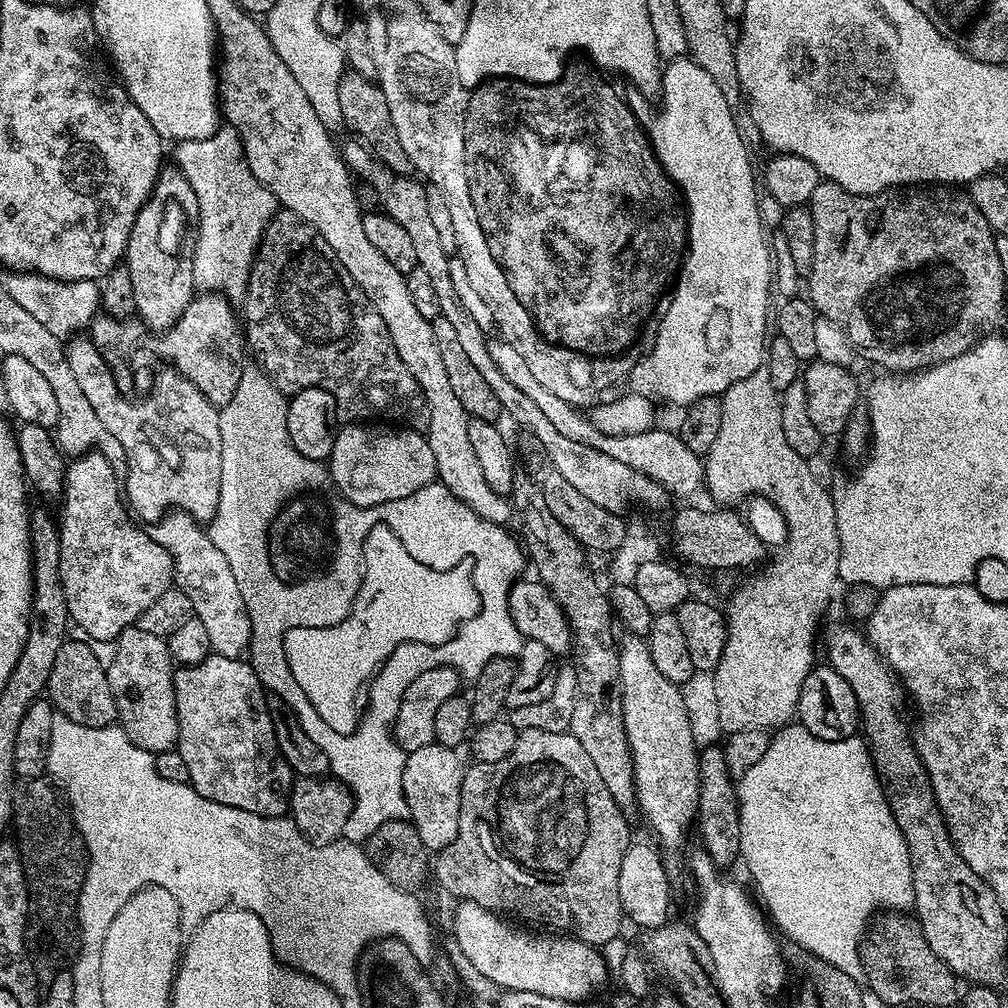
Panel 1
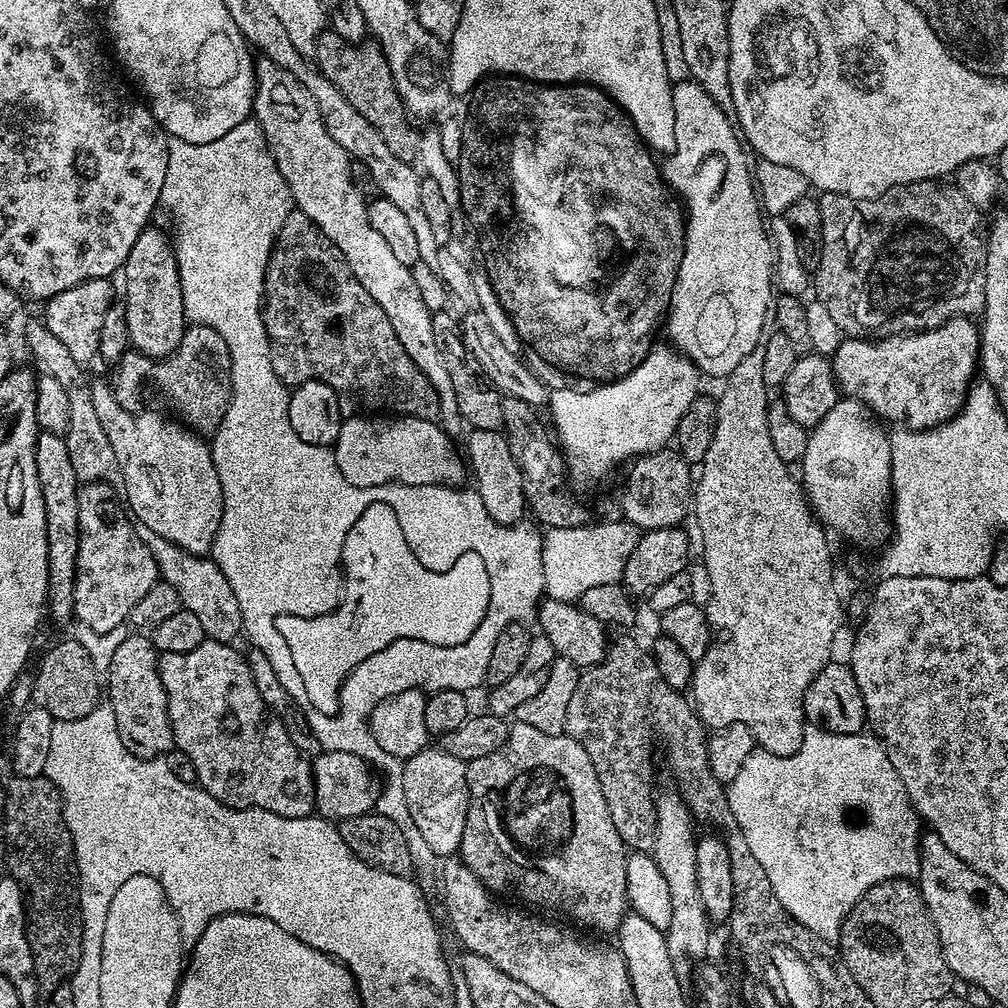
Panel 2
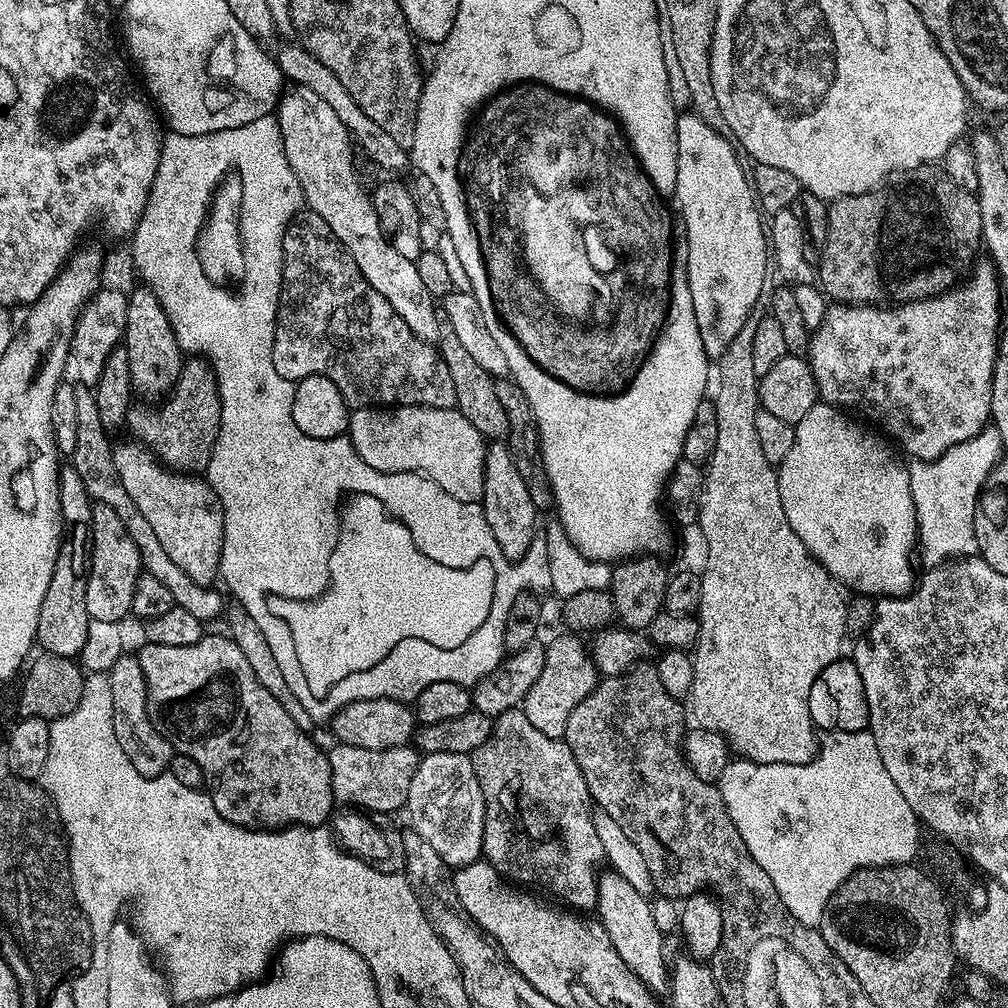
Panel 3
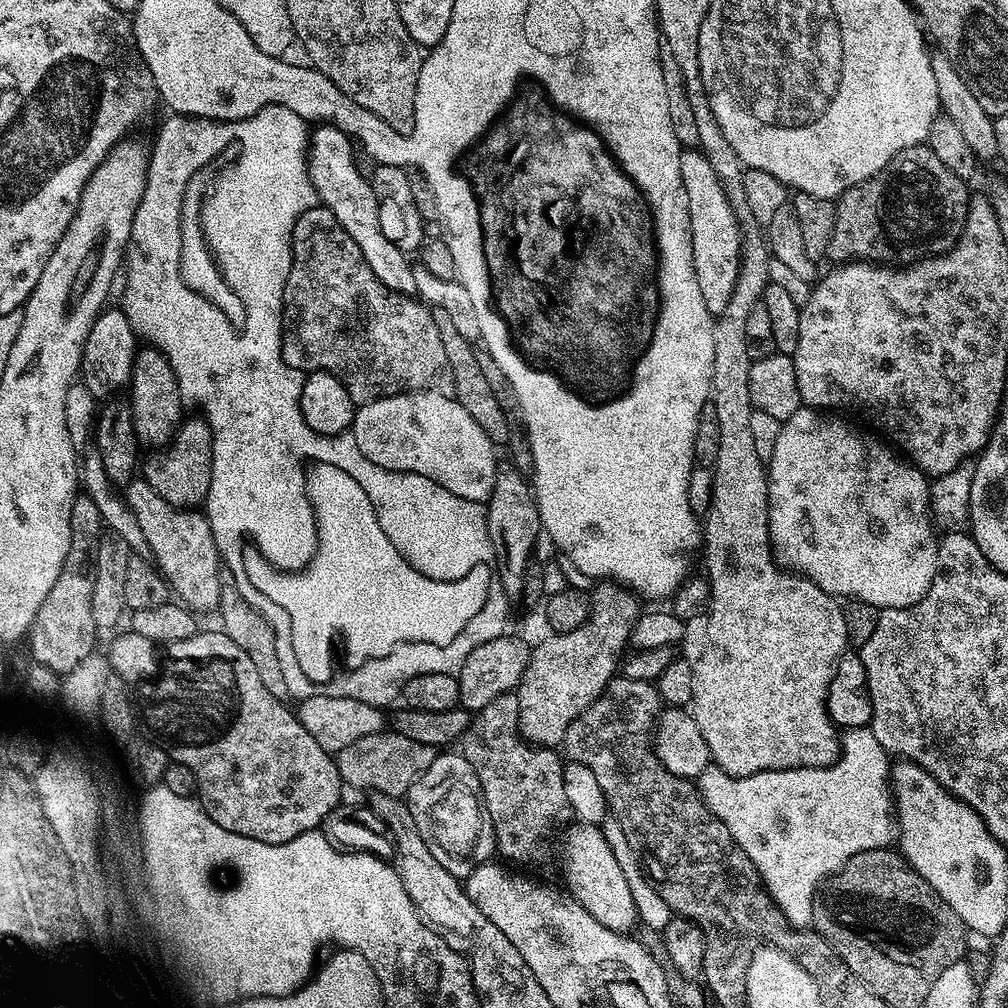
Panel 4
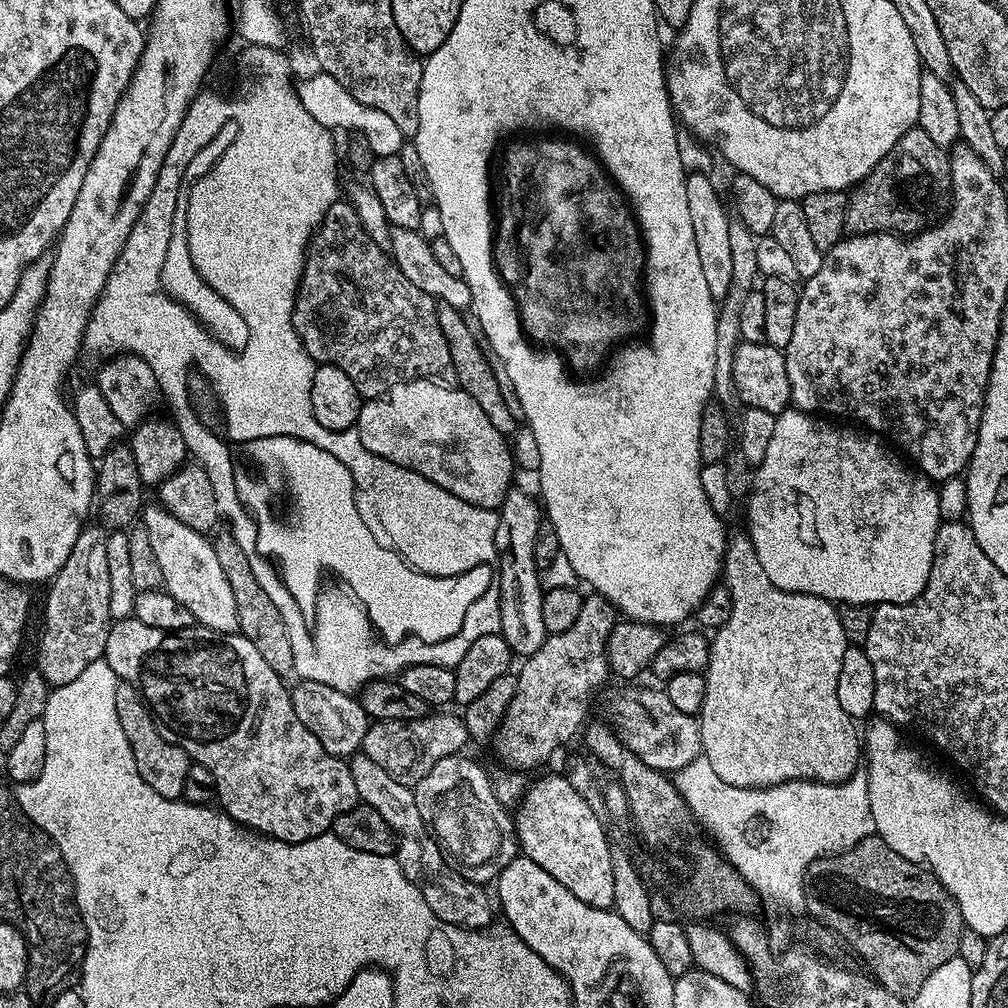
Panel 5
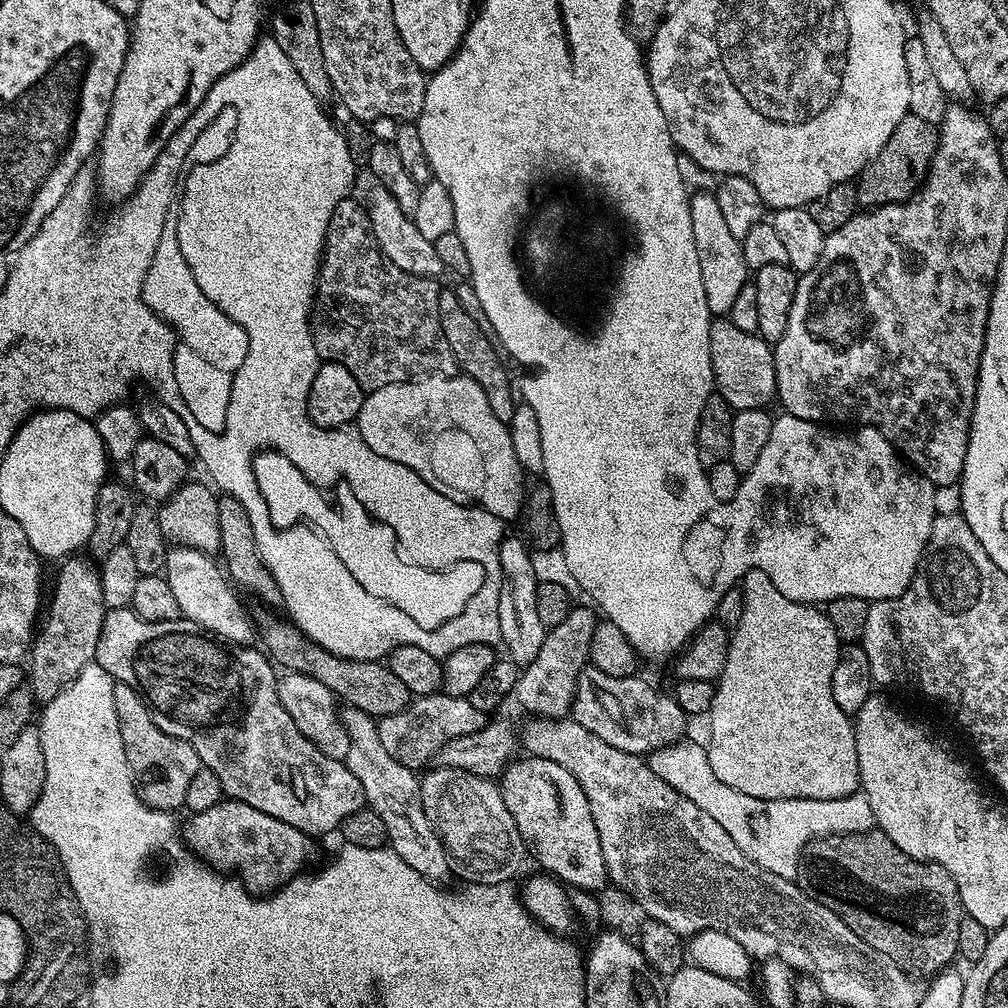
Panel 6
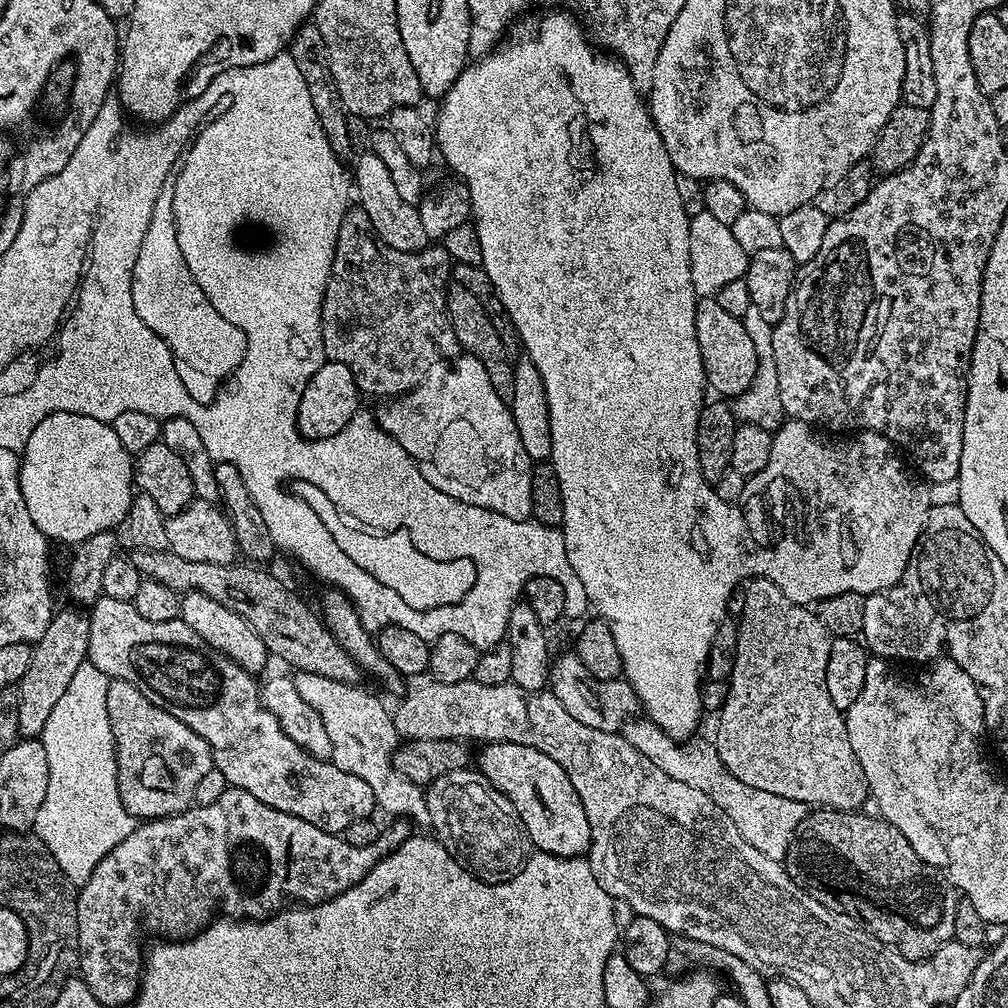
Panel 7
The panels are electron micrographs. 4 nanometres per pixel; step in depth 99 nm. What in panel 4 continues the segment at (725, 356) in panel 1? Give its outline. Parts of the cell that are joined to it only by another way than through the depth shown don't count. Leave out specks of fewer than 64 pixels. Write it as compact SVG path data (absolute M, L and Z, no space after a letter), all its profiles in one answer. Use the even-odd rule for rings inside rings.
M684 150L680 153L682 162L682 183L686 186L686 198L690 202L690 230L694 238L694 270L698 274L698 286L702 289L702 298L713 314L723 314L734 286L740 280L740 253L742 251L742 233L740 219L734 214L730 198L710 162L710 158L700 150Z

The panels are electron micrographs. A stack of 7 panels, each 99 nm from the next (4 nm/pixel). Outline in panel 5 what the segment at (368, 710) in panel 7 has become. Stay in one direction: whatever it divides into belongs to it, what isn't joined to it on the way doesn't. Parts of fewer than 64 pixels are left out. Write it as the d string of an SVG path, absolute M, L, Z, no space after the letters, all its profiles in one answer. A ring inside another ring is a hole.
M353 755L350 767L360 800L374 806L374 810L378 810L378 814L386 818L386 822L392 828L393 837L398 841L394 855L400 861L400 869L419 886L422 898L426 898L430 910L434 910L437 918L447 924L456 924L459 928L469 930L487 929L488 923L492 920L493 897L488 897L484 893L485 885L462 878L446 862L435 838L428 833L428 827L422 822L422 814L418 814L415 791L409 785L398 782L390 774L386 774L386 770L378 766L378 762L370 762L366 755Z

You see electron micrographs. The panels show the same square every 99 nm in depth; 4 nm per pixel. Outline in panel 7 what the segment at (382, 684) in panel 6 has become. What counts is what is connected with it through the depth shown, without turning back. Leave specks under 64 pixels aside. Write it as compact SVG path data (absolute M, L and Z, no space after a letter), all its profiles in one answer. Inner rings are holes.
M135 550L131 553L134 566L138 566L141 577L154 582L162 582L162 586L170 586L170 590L179 592L201 592L206 598L214 598L214 602L222 602L226 610L234 610L262 638L262 642L268 647L269 653L288 664L293 664L293 669L309 672L310 674L322 674L326 678L334 678L338 682L359 685L362 680L360 667L338 646L334 634L324 624L323 619L315 611L308 609L307 604L296 592L291 592L276 576L267 572L267 567L253 566L248 562L237 562L234 564L215 564L214 562L186 562L186 558L178 558L173 552L159 552L158 550Z

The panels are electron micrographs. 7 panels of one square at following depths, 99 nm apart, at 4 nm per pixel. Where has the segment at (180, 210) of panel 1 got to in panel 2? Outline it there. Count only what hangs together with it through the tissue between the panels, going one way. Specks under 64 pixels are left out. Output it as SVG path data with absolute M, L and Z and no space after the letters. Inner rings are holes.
M149 226L142 234L138 234L138 242L134 242L134 247L130 249L130 254L124 263L123 276L124 297L122 297L122 303L126 310L126 326L130 326L130 345L135 351L141 352L143 356L149 356L152 360L165 360L167 356L178 350L186 327L176 249L165 229L163 232L160 228Z

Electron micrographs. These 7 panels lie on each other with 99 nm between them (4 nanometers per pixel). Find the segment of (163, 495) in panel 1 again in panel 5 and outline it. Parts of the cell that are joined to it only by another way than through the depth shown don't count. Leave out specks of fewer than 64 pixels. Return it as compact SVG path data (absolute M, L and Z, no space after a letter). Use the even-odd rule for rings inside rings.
M159 503L150 504L143 509L142 526L150 534L150 547L158 558L158 566L162 566L166 591L194 614L199 627L217 634L239 633L238 602L234 602L234 590L230 590L226 570L218 563L215 543L205 533L190 530L186 522L178 522Z

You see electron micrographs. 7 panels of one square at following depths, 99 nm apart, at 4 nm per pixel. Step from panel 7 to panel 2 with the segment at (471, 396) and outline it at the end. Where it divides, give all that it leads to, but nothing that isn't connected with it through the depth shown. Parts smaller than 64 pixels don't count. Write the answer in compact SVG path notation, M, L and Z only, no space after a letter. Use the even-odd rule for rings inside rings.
M361 414L349 416L341 423L334 445L338 470L359 488L383 484L463 485L466 464L456 453L449 433L436 420L423 420L403 414Z

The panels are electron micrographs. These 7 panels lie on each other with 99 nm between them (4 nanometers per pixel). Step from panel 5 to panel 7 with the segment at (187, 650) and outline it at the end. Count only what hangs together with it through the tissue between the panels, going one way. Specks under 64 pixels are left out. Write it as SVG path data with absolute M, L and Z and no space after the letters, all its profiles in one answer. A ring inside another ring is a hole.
M106 595L101 596L95 604L91 605L90 611L87 613L87 618L88 629L90 630L88 660L91 664L98 666L98 670L102 670L102 674L106 674L113 680L125 680L126 682L130 682L139 692L146 694L146 698L148 698L154 706L168 711L174 718L178 718L178 722L186 722L186 726L190 726L190 730L194 730L194 734L206 738L206 742L212 751L214 767L218 770L222 770L226 782L231 787L246 790L246 794L254 794L254 798L258 798L258 802L266 802L266 806L274 806L274 810L282 810L286 814L294 814L294 818L302 818L302 822L310 822L310 826L318 826L324 832L342 834L346 830L346 826L350 826L350 822L369 819L369 817L377 811L374 790L370 790L370 786L366 786L366 782L362 782L362 778L357 778L355 774L346 774L346 770L338 770L338 766L334 766L331 760L319 760L311 756L306 750L302 750L298 746L298 742L294 742L294 740L282 730L282 726L278 720L270 714L270 710L266 710L262 706L262 702L260 701L260 684L258 683L257 677L253 675L253 673L247 672L242 666L238 666L226 654L222 654L218 650L211 648L185 620L178 619L171 620L170 622L150 622L147 618L142 618L142 614L138 614L138 610L131 602L119 600L118 598L110 598Z

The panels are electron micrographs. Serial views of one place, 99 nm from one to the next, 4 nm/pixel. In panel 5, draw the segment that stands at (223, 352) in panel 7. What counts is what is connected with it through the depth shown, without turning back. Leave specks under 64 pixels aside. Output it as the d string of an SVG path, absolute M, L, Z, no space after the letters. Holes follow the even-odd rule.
M180 198L180 202L175 202L172 208L171 223L168 224L168 238L172 238L170 254L166 260L166 270L164 270L164 280L170 289L172 296L182 298L184 311L194 315L196 323L201 327L201 331L208 336L212 344L219 344L220 348L227 349L228 354L246 354L246 326L244 322L232 312L232 302L222 294L216 292L215 288L206 286L204 277L200 276L200 268L194 260L194 248L192 248L192 224L190 224L190 214L184 216L184 204L186 200Z

